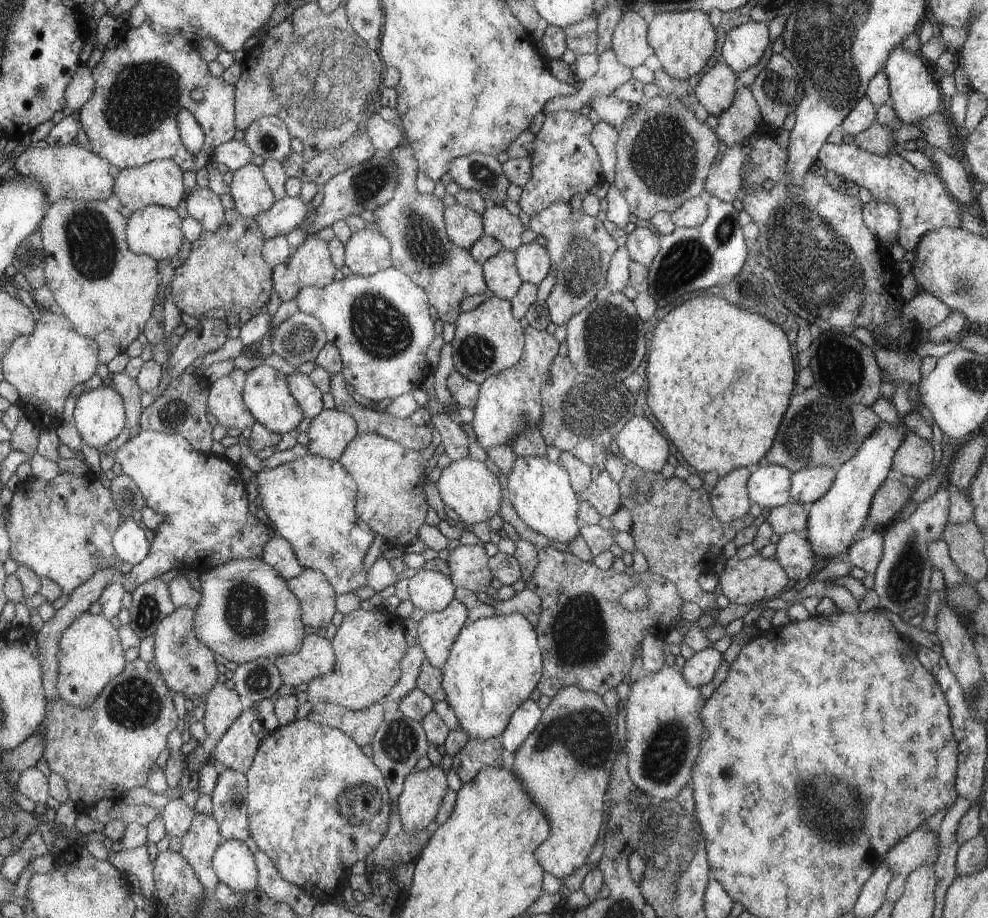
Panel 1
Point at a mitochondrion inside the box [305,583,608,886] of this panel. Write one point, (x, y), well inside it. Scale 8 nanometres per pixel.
(355, 802)

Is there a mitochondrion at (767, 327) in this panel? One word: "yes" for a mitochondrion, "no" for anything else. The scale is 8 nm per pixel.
no

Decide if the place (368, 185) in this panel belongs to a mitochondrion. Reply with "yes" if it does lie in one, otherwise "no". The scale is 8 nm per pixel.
yes

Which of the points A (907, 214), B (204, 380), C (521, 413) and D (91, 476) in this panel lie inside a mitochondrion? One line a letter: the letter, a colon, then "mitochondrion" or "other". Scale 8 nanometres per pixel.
A: other
B: other
C: mitochondrion
D: other

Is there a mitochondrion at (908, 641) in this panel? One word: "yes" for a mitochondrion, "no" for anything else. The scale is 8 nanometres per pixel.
no

